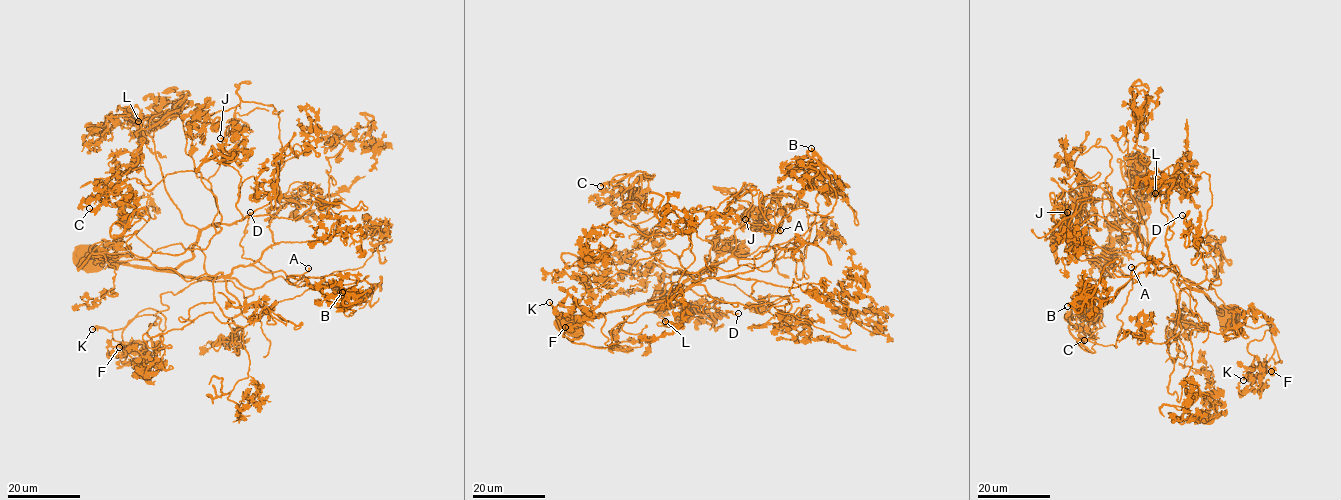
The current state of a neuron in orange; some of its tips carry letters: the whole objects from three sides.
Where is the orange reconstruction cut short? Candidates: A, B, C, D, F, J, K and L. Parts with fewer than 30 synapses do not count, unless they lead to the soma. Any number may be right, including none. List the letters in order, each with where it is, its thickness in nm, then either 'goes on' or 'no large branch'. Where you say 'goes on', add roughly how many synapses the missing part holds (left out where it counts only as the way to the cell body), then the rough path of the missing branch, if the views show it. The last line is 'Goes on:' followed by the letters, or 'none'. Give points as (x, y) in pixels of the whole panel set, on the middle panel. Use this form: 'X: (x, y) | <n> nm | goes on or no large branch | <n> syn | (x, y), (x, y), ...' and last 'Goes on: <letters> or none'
A: (780, 230) | 180 nm | goes on | 400 syn | (780, 230), (777, 211), (795, 206), (804, 191), (787, 201), (788, 216), (780, 227), (773, 229)
B: (811, 148) | 240 nm | no large branch
C: (600, 186) | 240 nm | no large branch
D: (738, 313) | 160 nm | goes on | 160 syn | (738, 313), (744, 307), (747, 316), (736, 319), (740, 328), (735, 332), (732, 326), (727, 333), (747, 334)
F: (565, 327) | 190 nm | no large branch
J: (745, 219) | 180 nm | no large branch
K: (549, 302) | 280 nm | no large branch
L: (665, 321) | 280 nm | no large branch
Goes on: A, D

